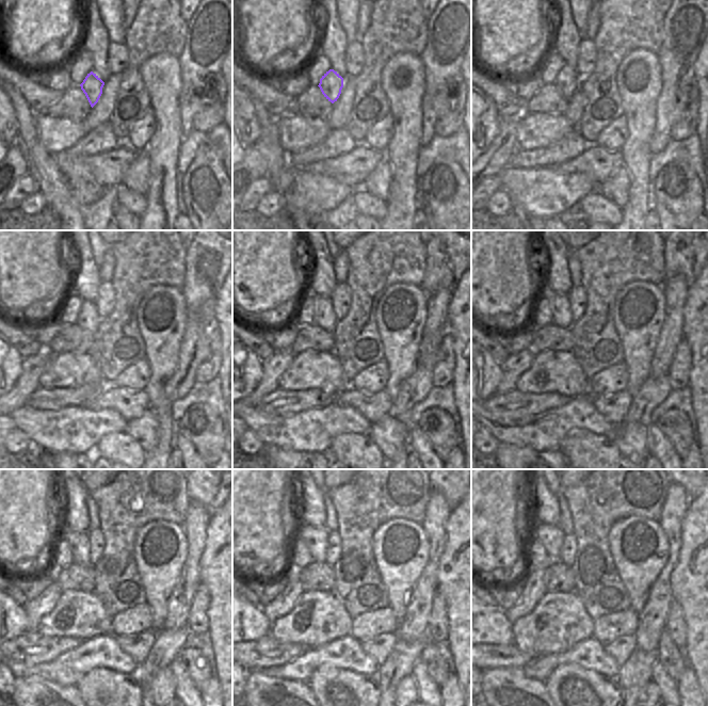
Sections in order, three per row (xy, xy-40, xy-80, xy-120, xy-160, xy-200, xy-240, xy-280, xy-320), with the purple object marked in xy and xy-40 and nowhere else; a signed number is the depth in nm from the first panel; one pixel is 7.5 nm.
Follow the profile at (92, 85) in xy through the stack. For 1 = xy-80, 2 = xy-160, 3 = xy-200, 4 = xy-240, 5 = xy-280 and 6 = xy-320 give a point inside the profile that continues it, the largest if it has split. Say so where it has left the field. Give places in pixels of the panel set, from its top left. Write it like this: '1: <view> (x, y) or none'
1: xy-80 (567, 80)
2: xy-160 (324, 317)
3: xy-200 (559, 303)
4: xy-240 (79, 542)
5: xy-280 (317, 541)
6: xy-320 (551, 538)

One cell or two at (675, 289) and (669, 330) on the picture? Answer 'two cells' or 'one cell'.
one cell

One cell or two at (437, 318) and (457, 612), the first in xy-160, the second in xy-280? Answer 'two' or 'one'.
two

